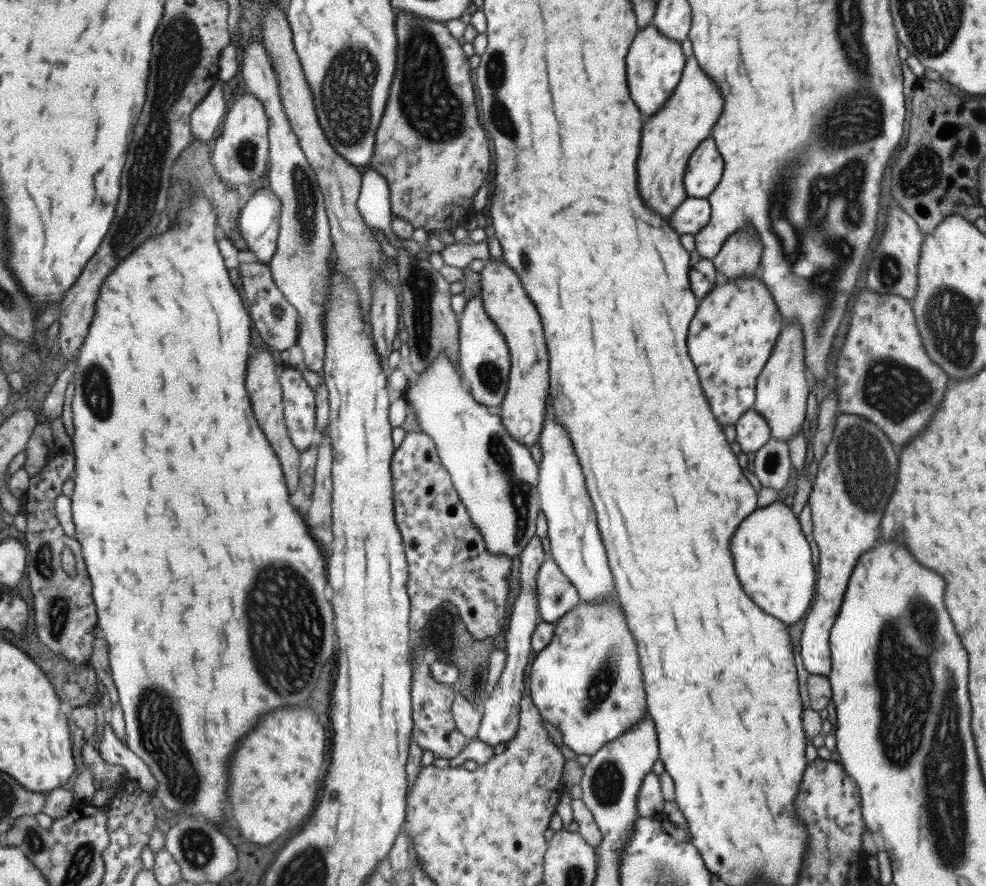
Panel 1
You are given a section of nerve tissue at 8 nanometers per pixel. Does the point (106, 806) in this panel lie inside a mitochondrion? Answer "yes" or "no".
no

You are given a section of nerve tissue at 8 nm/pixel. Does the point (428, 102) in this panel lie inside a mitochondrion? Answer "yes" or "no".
yes

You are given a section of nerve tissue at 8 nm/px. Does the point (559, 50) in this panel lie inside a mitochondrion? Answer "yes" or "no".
no

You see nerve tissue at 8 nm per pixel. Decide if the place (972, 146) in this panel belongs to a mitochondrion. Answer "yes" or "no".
no

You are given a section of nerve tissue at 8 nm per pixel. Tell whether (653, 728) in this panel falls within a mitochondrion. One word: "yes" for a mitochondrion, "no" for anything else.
no

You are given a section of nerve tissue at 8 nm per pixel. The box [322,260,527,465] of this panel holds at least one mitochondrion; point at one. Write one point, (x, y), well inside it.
(490, 376)

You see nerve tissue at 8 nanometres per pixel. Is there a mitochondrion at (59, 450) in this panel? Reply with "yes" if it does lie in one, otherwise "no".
no

